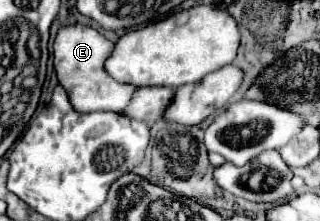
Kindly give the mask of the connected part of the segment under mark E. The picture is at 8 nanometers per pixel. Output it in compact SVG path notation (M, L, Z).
M74 24L74 26L62 26L54 38L54 70L58 76L58 82L64 86L70 104L74 104L74 110L80 112L96 112L96 110L112 110L112 112L122 112L130 98L132 92L136 90L130 84L120 84L112 80L104 72L104 60L112 52L112 42L106 40L98 30L84 26L84 24Z

